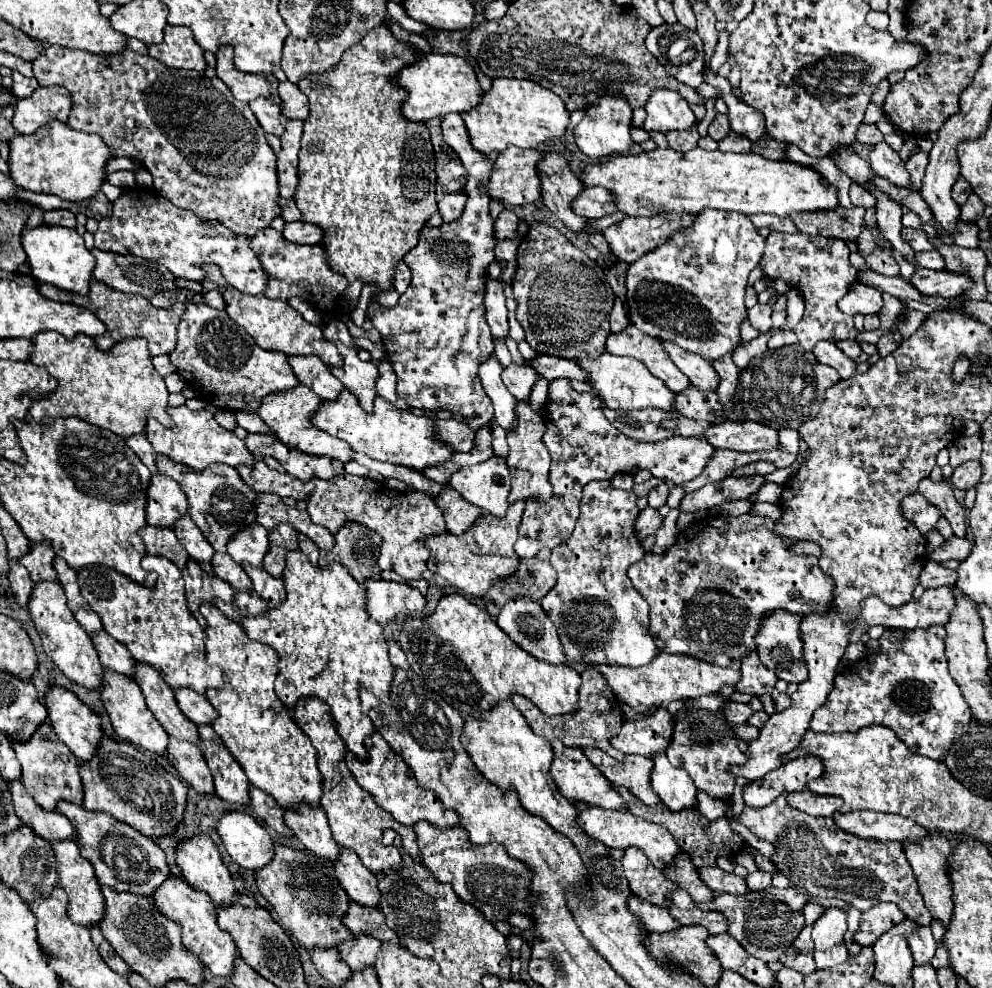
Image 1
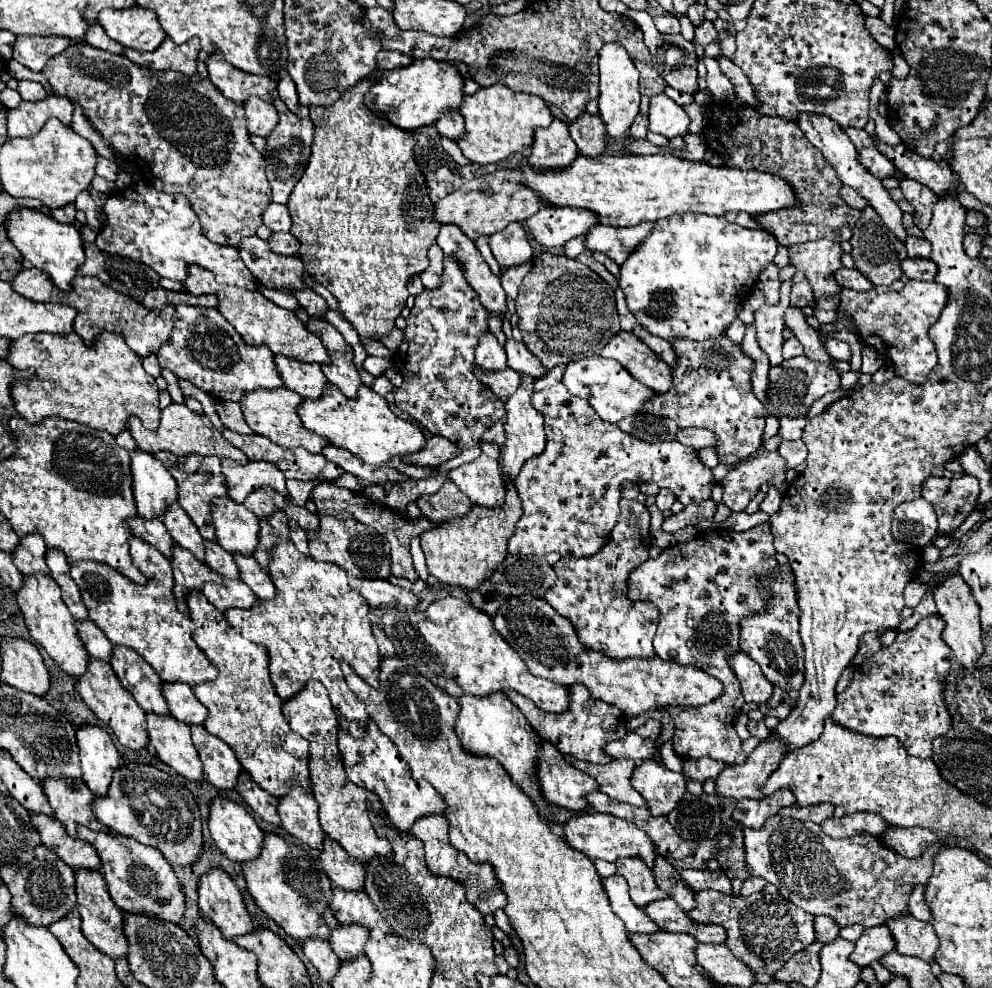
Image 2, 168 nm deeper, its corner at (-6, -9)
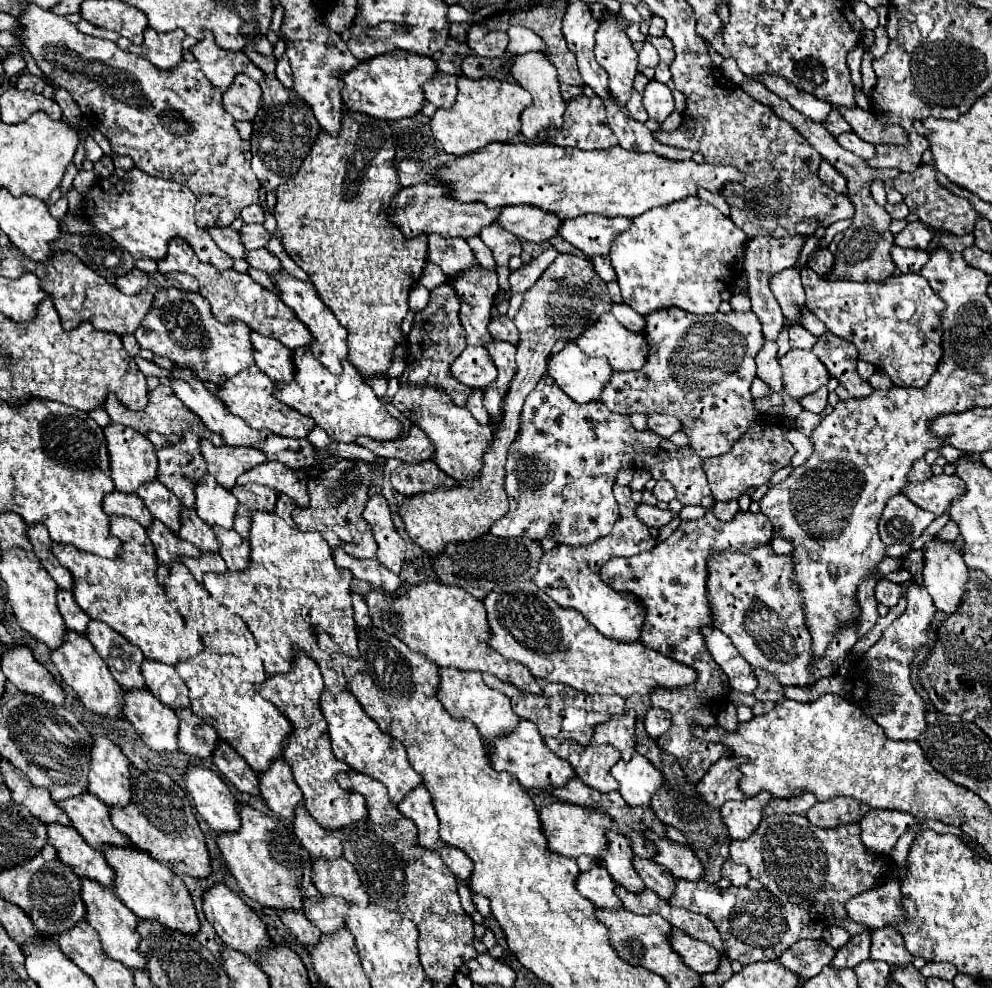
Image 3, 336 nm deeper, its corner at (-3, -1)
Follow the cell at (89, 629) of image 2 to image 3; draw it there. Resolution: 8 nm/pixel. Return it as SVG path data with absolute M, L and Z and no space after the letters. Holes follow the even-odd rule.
M61 588L57 590L57 606L59 606L59 612L65 620L65 626L79 632L79 634L85 634L89 616L75 604L75 598L69 590L61 590Z

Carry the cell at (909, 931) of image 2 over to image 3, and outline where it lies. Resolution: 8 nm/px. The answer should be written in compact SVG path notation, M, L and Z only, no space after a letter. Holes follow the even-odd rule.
M891 878L879 888L873 888L873 890L861 892L859 896L853 896L845 904L845 910L853 922L867 924L871 928L891 926L891 924L903 920L899 896L901 896L899 880Z

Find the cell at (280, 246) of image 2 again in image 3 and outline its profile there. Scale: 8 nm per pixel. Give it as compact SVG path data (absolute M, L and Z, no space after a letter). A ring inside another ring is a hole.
M245 224L239 230L239 238L243 240L243 246L247 250L257 250L257 248L263 248L271 236L263 228L263 224Z

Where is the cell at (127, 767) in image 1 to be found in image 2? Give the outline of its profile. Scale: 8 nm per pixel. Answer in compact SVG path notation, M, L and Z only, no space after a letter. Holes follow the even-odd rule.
M122 760L114 770L112 784L104 796L92 802L94 816L114 834L124 834L140 844L158 848L170 864L190 866L202 852L202 822L198 804L184 782L156 766Z

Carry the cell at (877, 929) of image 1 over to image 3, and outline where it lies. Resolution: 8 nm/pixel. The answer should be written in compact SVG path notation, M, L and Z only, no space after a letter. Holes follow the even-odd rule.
M869 932L853 936L843 948L837 950L835 958L831 960L831 966L835 970L855 968L857 964L861 964L863 960L869 958L869 946L871 946L871 934Z

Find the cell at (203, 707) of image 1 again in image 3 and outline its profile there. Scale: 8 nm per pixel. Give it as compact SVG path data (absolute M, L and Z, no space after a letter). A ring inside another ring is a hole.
M143 660L141 672L145 686L171 710L189 708L189 692L173 666L167 666L157 660Z

